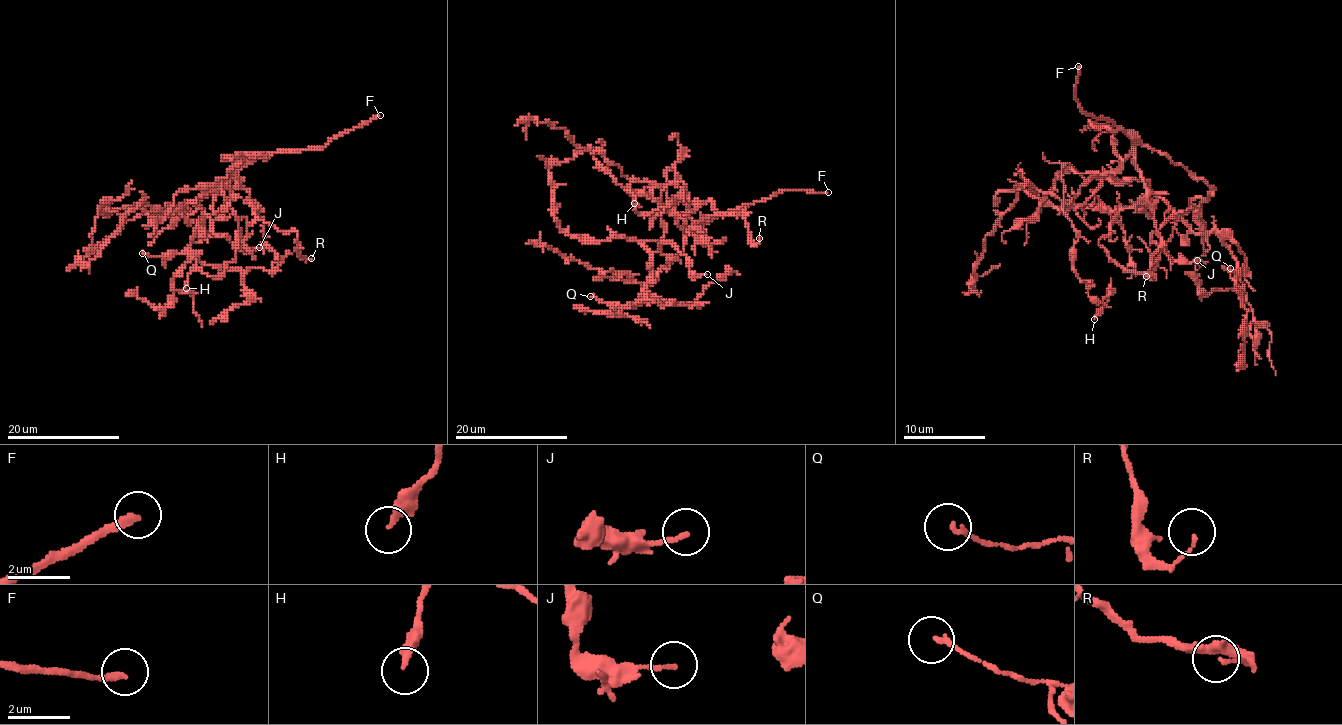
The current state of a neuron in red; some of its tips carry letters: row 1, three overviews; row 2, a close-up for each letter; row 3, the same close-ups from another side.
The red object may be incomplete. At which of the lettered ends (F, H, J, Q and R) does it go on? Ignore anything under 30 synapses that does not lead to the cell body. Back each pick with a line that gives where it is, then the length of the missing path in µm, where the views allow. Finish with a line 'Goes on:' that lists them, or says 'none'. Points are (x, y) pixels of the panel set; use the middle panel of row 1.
F: (828, 192) | 70 µm
Goes on: F

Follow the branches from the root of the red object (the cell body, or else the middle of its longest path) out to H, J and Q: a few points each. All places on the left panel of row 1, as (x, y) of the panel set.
H: (214, 188), (214, 211), (228, 206), (239, 222), (238, 249), (221, 274), (212, 277), (195, 268), (186, 288)
J: (214, 188), (214, 195), (216, 192), (194, 202), (211, 219), (214, 233), (226, 236), (240, 249), (259, 247)
Q: (214, 188), (214, 195), (194, 202), (202, 209), (204, 239), (181, 253), (142, 253)

